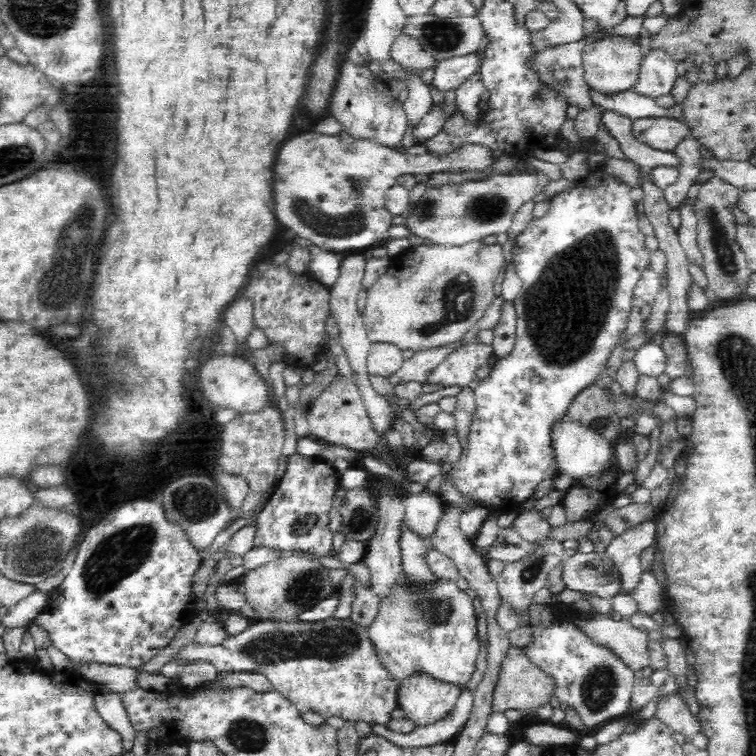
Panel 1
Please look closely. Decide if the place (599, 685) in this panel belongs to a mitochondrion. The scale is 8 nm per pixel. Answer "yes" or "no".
yes

